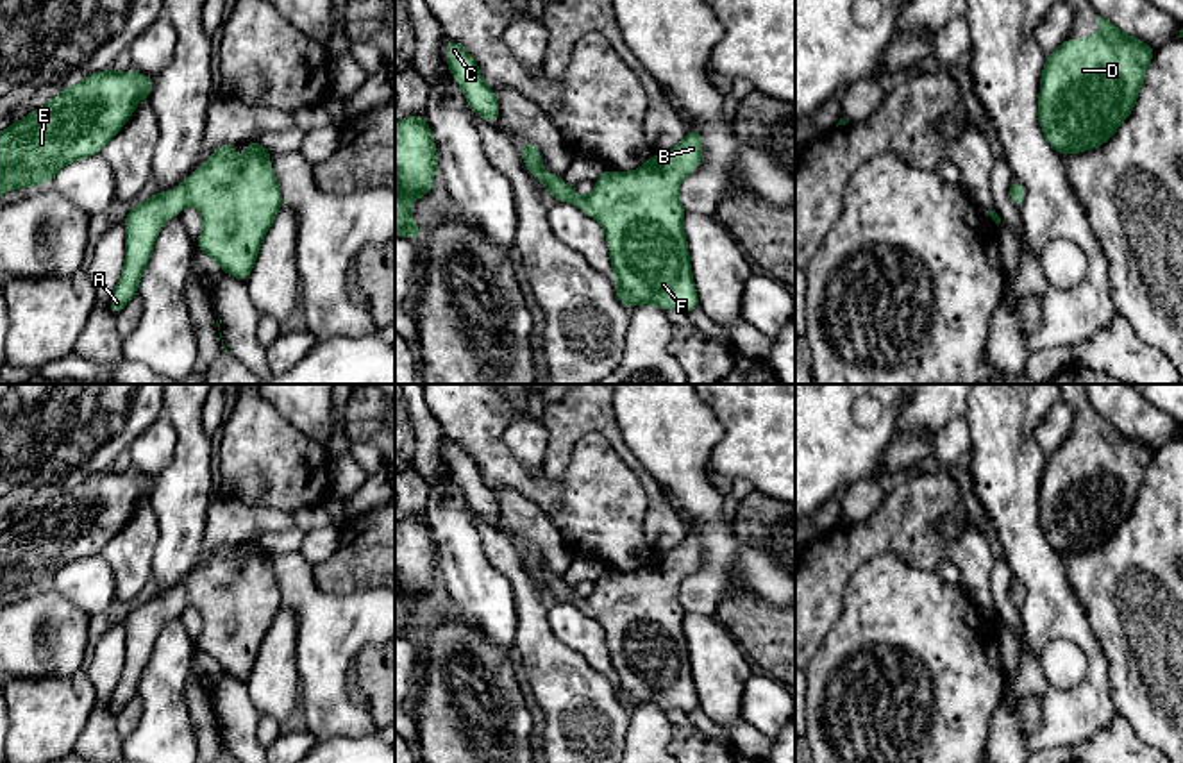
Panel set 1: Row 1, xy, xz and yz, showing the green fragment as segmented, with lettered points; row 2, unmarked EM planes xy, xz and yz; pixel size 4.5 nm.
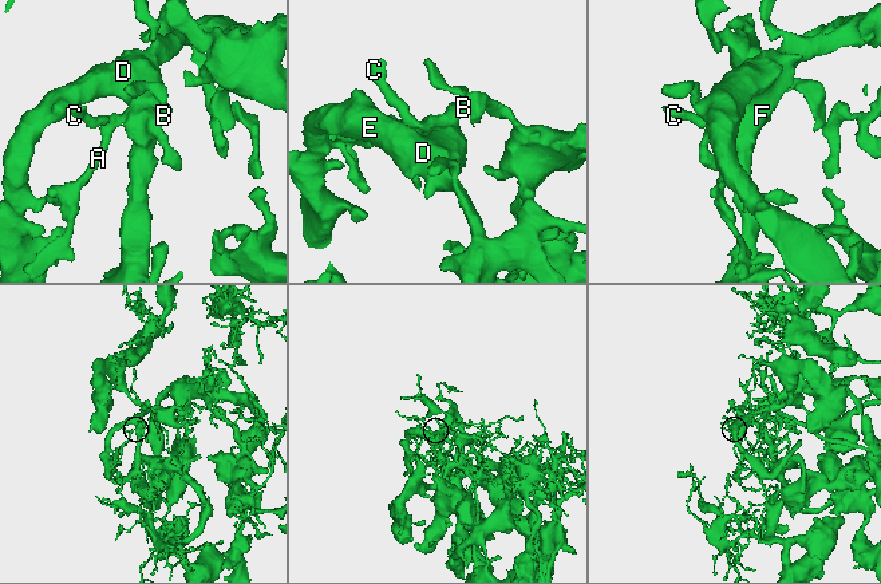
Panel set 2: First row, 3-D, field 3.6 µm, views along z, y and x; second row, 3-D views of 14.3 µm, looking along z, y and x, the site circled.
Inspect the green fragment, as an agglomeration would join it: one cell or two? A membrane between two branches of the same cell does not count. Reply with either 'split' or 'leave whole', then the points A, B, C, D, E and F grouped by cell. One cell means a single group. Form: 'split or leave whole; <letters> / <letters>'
leave whole; A B C D E F

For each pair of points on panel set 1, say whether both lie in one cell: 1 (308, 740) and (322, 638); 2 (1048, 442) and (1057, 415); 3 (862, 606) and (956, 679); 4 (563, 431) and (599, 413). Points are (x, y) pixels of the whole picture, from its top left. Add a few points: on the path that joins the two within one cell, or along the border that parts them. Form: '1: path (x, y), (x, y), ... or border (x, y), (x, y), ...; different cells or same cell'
1: border (306, 729), (318, 740); different cells
2: path (1049, 435), (1057, 422); same cell
3: path (885, 619), (933, 667); same cell
4: path (572, 422), (581, 413), (590, 413); same cell

